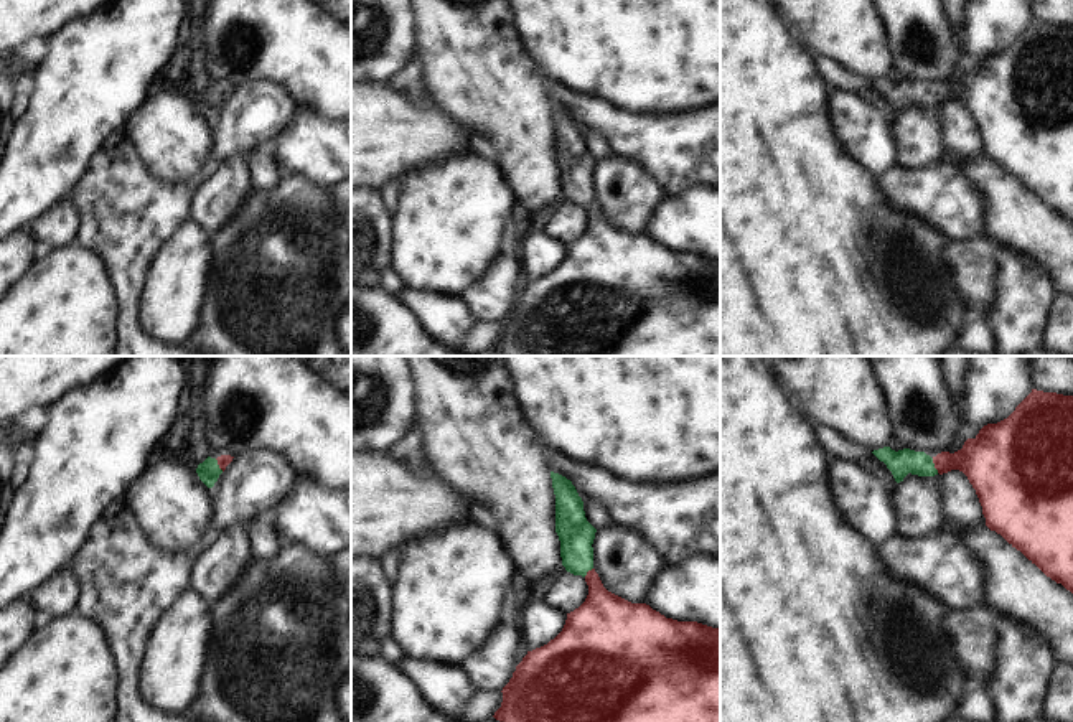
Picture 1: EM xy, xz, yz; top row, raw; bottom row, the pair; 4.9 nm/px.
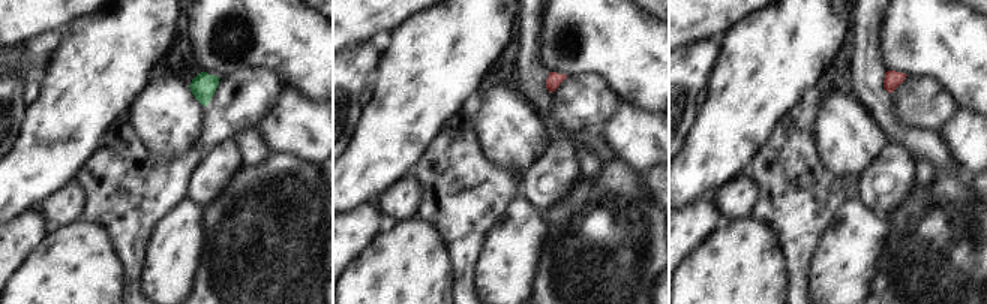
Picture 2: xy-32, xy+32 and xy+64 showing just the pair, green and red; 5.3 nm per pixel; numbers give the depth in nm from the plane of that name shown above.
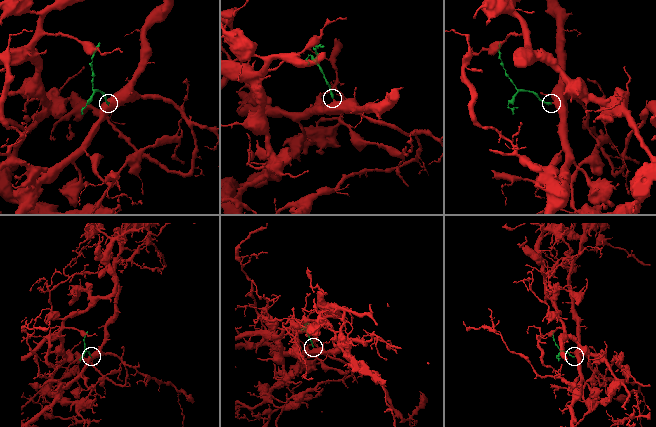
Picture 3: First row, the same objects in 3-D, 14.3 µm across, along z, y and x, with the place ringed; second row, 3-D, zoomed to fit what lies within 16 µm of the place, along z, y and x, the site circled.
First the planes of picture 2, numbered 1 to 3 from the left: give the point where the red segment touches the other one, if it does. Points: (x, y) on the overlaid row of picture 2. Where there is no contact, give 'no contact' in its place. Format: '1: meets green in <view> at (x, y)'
1: no contact
2: no contact
3: no contact

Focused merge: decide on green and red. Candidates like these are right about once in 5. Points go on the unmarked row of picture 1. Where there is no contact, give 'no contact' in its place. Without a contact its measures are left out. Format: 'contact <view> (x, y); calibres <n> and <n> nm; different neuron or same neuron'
contact yz (933, 96); calibres 120 and 240 nm; same neuron

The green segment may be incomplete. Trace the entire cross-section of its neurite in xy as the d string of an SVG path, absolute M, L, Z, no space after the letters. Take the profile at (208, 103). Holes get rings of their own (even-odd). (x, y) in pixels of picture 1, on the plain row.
M221 86L218 89L208 87L203 94L198 96L196 104L199 110L213 119L218 112L219 105L226 101L226 97L232 92L234 87Z

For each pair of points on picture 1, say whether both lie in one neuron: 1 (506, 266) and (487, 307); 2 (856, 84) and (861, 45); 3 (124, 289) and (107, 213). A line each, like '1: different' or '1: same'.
1: same
2: different
3: same

